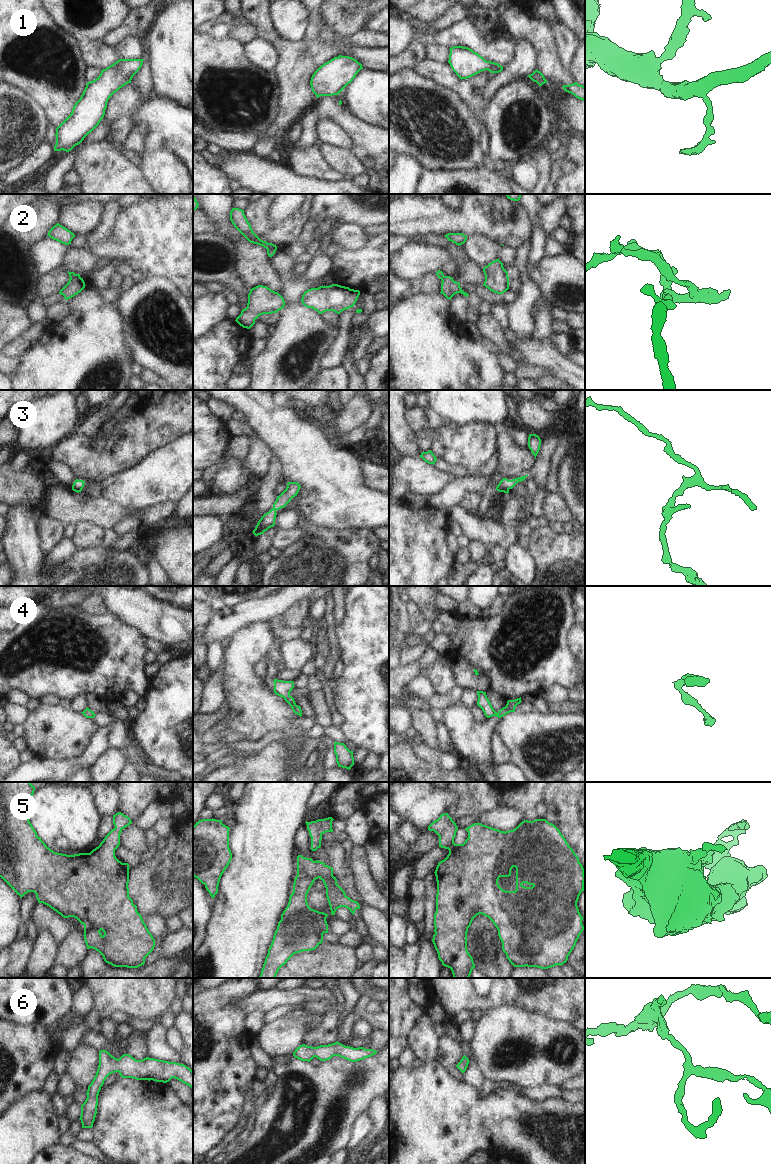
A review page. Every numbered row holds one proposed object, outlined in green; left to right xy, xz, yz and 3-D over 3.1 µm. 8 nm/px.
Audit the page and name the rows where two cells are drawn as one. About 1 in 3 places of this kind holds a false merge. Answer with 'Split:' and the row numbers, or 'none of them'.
Split: 2

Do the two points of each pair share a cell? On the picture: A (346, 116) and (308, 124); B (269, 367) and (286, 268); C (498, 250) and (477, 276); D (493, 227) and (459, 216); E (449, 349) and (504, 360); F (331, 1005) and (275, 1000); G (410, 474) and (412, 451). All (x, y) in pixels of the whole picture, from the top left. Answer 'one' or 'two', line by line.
A: one
B: one
C: two
D: one
E: two
F: one
G: two

